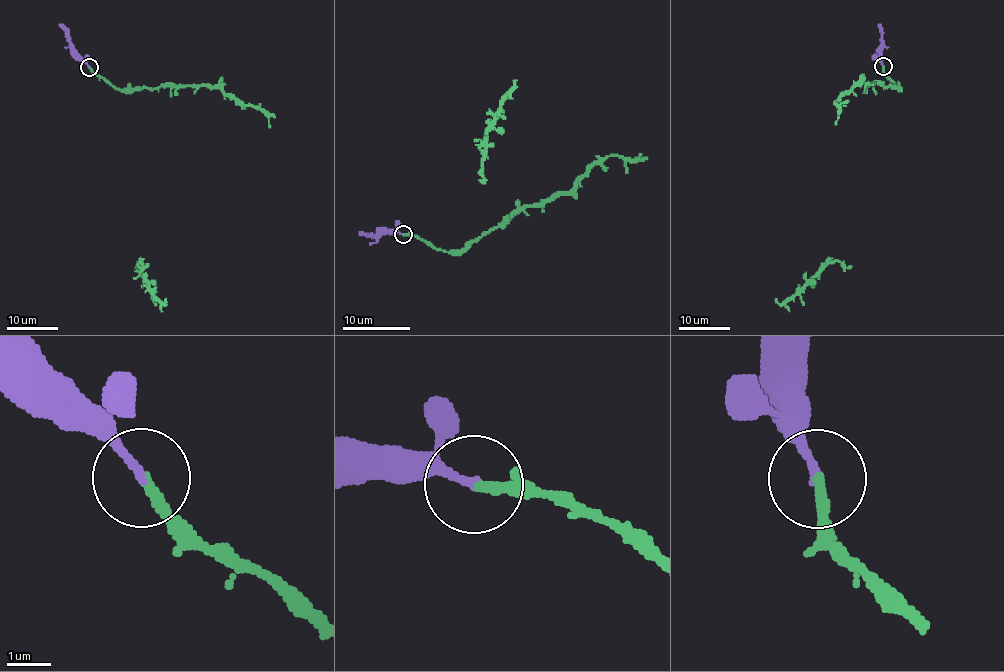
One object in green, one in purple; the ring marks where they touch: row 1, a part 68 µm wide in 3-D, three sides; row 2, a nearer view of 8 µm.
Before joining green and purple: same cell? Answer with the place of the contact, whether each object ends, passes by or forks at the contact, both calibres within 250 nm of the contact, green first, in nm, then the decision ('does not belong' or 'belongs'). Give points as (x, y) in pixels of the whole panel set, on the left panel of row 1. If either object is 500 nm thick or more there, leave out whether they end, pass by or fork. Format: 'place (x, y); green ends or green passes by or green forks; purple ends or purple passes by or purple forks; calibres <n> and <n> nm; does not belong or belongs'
place (89, 67); green ends; purple ends; calibres 280 and 190 nm; belongs

